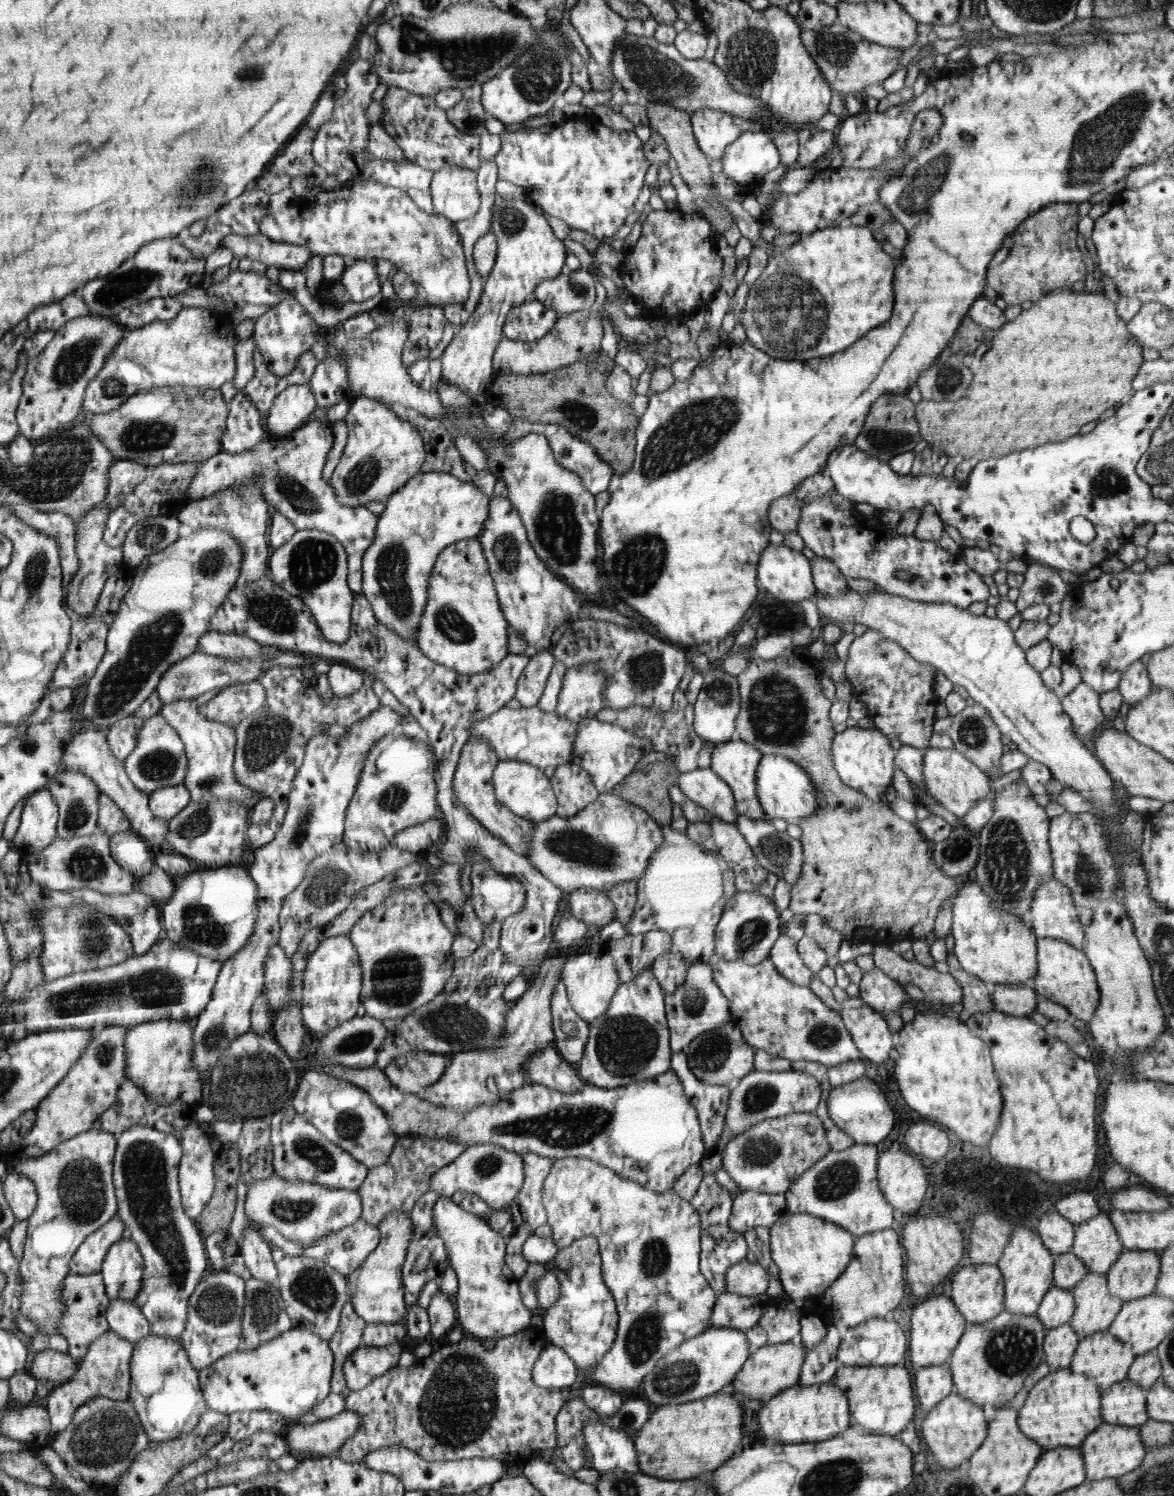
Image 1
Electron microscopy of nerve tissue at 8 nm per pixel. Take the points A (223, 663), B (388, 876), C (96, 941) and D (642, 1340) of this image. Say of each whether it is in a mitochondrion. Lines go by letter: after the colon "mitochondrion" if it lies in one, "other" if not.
A: other
B: other
C: mitochondrion
D: mitochondrion

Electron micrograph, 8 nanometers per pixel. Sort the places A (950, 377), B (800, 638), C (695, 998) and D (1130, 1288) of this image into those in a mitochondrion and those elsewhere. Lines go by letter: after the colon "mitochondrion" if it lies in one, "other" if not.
A: mitochondrion
B: other
C: mitochondrion
D: other

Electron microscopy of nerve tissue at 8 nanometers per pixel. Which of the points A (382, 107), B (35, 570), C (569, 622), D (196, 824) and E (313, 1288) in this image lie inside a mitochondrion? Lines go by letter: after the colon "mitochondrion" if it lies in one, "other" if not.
A: other
B: mitochondrion
C: other
D: mitochondrion
E: mitochondrion

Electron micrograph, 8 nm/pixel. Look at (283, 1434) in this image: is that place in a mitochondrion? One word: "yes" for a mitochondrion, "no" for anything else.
no

